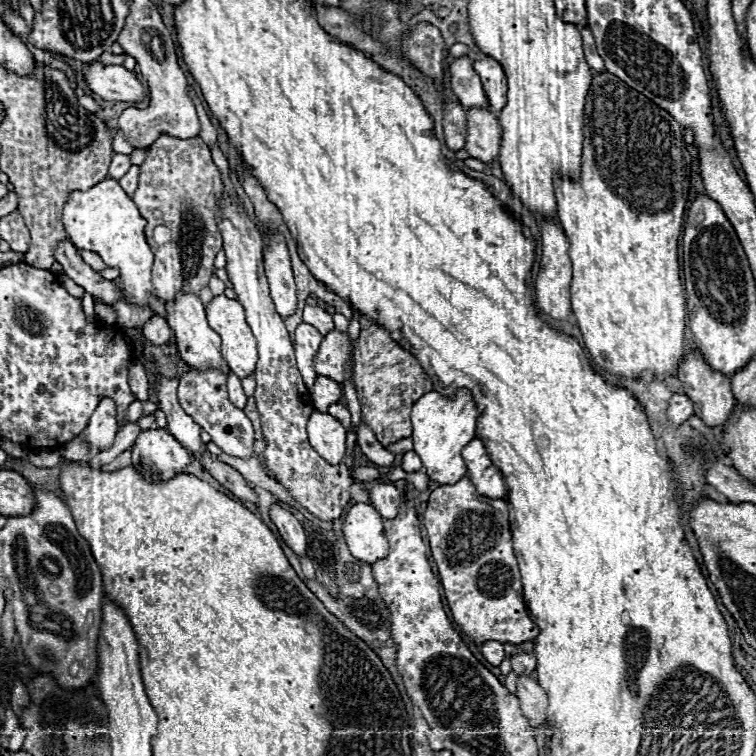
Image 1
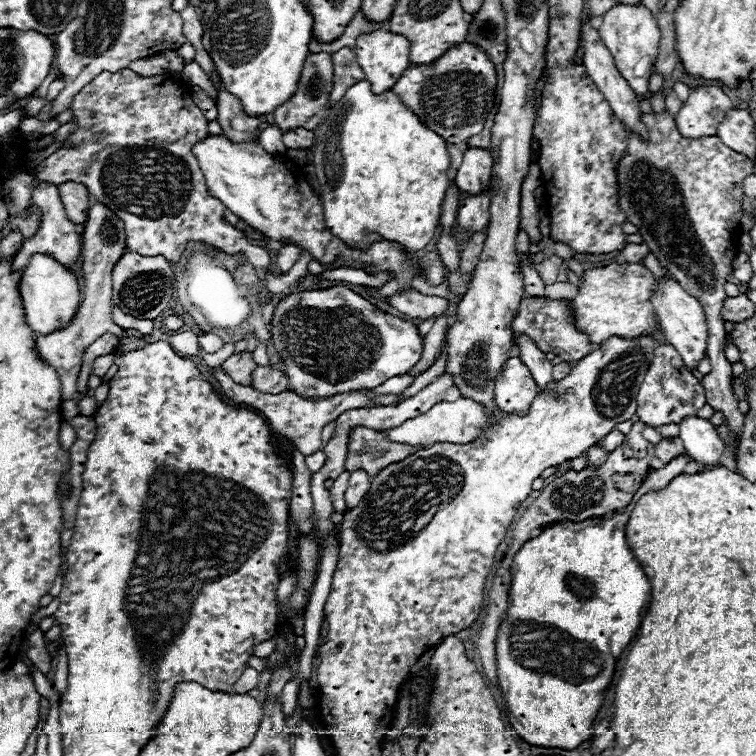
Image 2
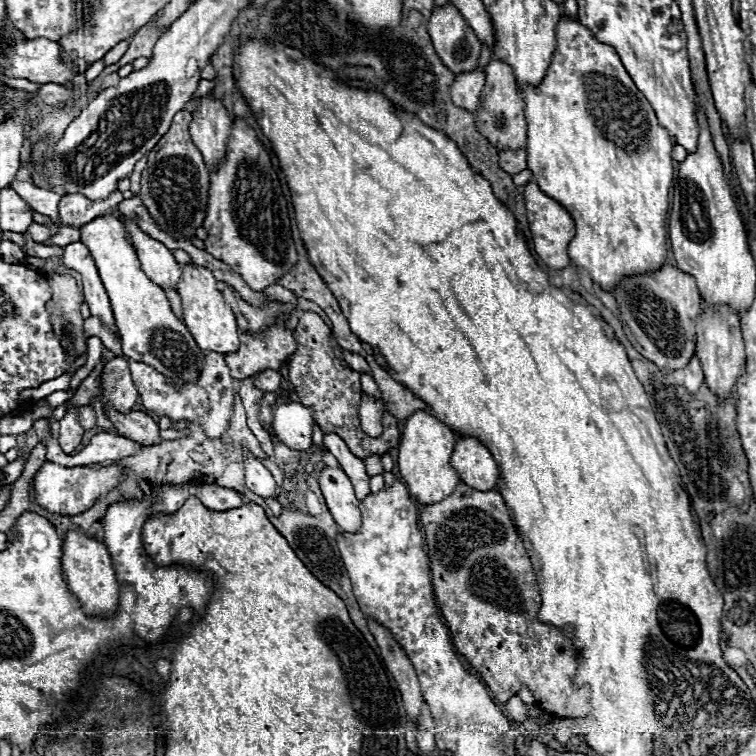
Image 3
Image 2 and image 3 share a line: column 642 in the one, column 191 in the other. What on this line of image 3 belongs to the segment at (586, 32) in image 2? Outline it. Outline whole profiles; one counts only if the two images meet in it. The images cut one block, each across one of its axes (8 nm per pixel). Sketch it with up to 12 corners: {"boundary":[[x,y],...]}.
{"boundary":[[210,96],[196,100],[192,142],[218,170],[226,160],[230,116]]}

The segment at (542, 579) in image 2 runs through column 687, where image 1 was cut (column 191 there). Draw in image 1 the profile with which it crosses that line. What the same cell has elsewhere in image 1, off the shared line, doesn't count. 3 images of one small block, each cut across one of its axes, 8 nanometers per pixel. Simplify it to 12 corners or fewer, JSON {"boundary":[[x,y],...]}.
{"boundary":[[166,432],[138,434],[132,466],[148,482],[184,474],[194,458]]}

